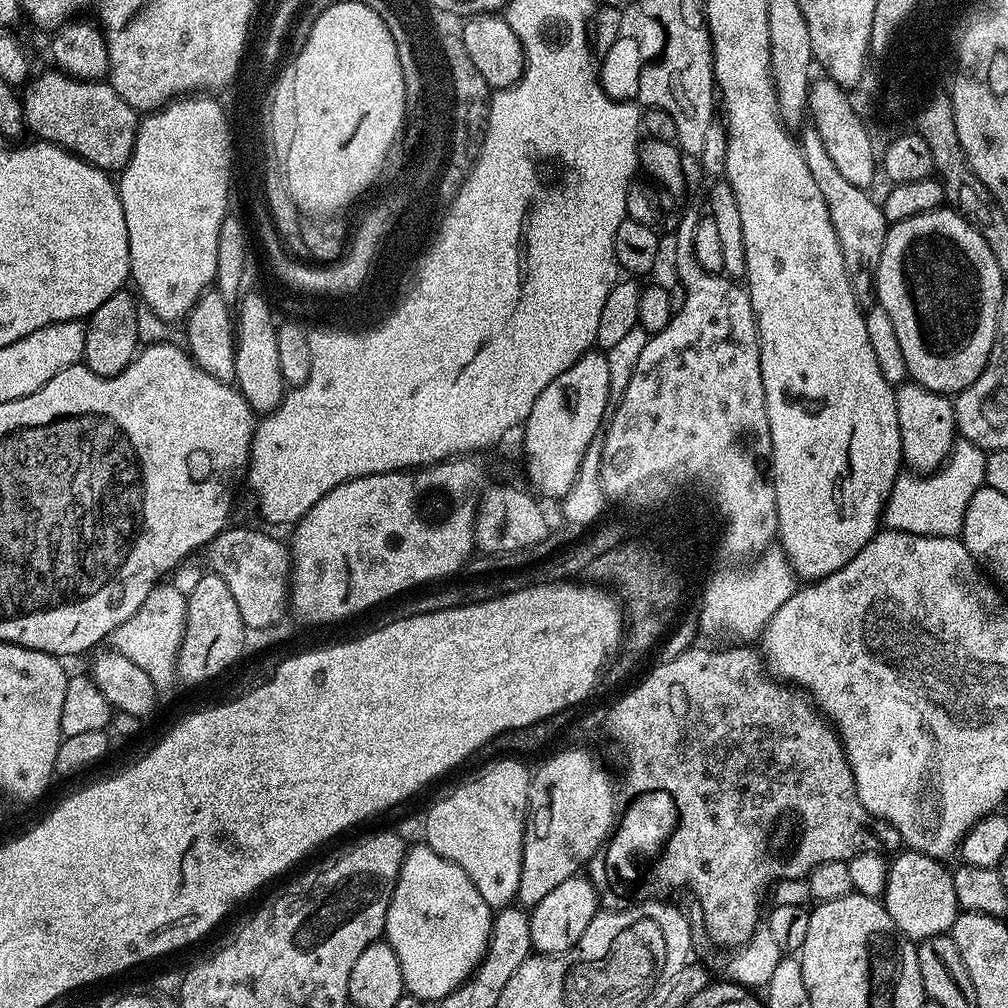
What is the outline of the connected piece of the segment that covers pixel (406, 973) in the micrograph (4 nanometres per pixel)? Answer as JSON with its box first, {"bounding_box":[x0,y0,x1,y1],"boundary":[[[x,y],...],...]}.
{"bounding_box":[384,842,493,1002],"boundary":[[[420,842],[417,848],[409,847],[400,864],[400,873],[386,910],[384,936],[386,943],[398,954],[402,966],[404,990],[407,995],[417,996],[425,1002],[439,1002],[446,998],[459,984],[463,984],[473,970],[479,966],[488,950],[488,939],[492,937],[493,909],[478,894],[474,882],[454,862],[442,858],[427,843]]]}

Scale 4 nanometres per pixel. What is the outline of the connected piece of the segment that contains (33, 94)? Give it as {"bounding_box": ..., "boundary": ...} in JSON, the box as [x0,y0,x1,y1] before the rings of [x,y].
{"bounding_box":[22,70,138,174],"boundary":[[[51,70],[52,72],[44,72],[41,76],[33,75],[31,79],[23,85],[22,99],[24,102],[24,122],[29,133],[33,132],[33,137],[39,138],[41,141],[49,144],[59,144],[61,148],[67,148],[69,152],[76,153],[81,156],[87,164],[92,164],[96,168],[102,169],[103,172],[109,174],[119,173],[128,164],[128,160],[132,157],[134,150],[134,142],[136,141],[136,126],[138,123],[138,113],[136,109],[131,108],[129,104],[123,100],[119,94],[112,89],[111,83],[101,82],[99,80],[79,80],[73,76],[68,76],[65,72],[59,70]]]}

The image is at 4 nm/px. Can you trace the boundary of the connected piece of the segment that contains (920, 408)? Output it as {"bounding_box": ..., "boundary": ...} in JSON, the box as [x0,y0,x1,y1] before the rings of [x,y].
{"bounding_box":[895,382,958,474],"boundary":[[[905,382],[895,389],[898,426],[900,427],[900,451],[903,463],[913,473],[927,474],[944,465],[952,446],[958,439],[953,401],[945,393],[935,392],[915,382]]]}

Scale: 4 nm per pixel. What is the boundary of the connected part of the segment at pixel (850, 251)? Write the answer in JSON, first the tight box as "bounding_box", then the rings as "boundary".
{"bounding_box":[798,122,890,305],"boundary":[[[810,122],[799,129],[798,143],[801,154],[806,158],[806,166],[810,166],[810,178],[814,178],[826,202],[826,210],[830,210],[830,222],[836,231],[838,246],[842,250],[852,288],[856,291],[856,299],[861,305],[871,305],[874,300],[874,265],[880,260],[890,221],[884,216],[883,207],[877,201],[875,204],[865,189],[854,186],[854,182],[848,181],[839,172],[838,166],[834,166],[834,161],[822,142],[822,134],[818,134],[818,130]]]}

